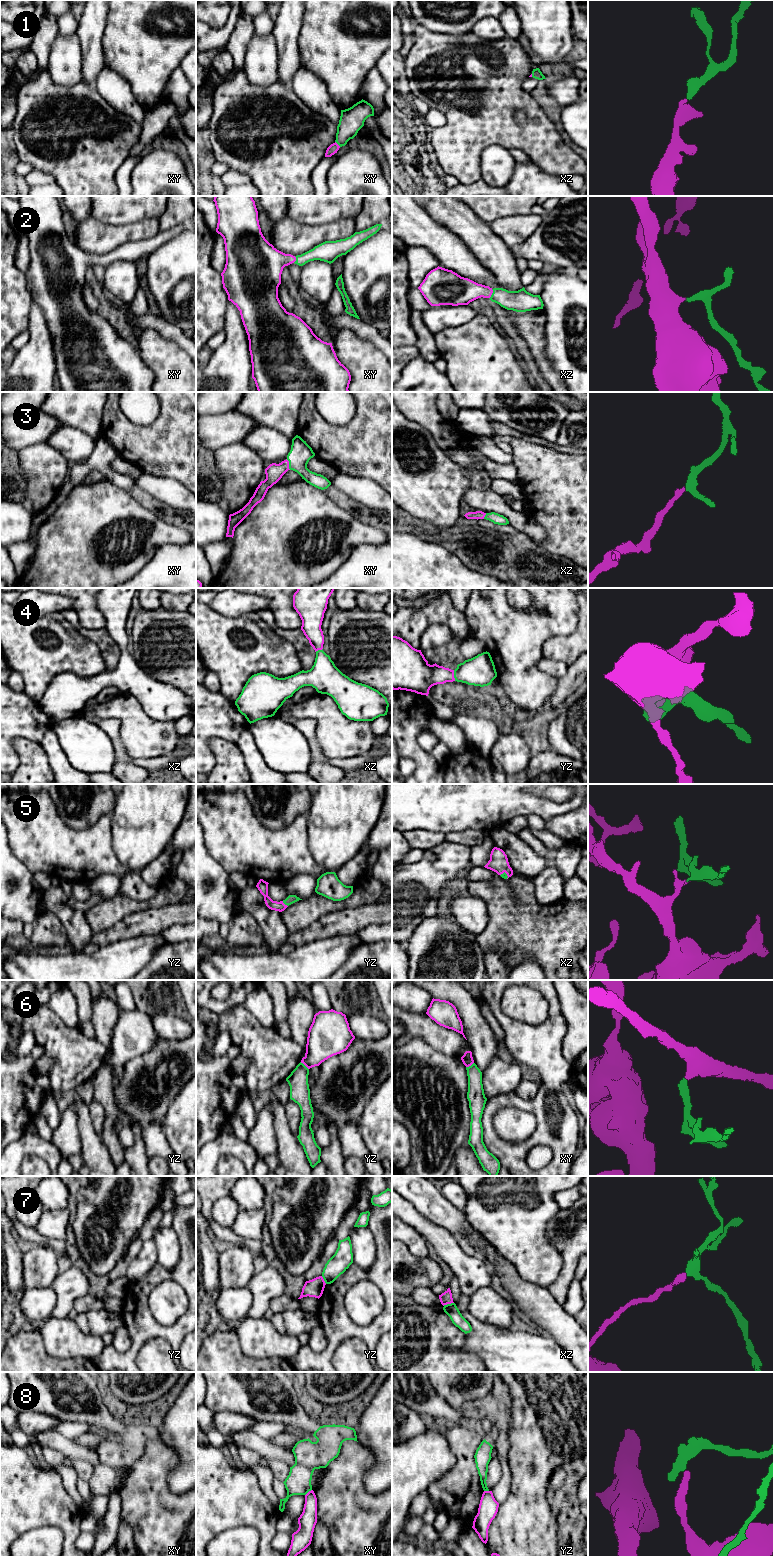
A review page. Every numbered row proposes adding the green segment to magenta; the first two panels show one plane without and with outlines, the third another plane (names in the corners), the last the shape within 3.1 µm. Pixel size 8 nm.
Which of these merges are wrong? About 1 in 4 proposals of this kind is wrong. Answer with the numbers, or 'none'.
6, 7, 8

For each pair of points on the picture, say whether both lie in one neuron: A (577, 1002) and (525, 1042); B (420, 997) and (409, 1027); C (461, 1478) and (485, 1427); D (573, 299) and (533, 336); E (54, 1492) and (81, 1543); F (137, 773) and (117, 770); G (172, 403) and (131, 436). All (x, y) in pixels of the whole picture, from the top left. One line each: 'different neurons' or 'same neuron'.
A: different neurons
B: different neurons
C: different neurons
D: different neurons
E: different neurons
F: same neuron
G: same neuron

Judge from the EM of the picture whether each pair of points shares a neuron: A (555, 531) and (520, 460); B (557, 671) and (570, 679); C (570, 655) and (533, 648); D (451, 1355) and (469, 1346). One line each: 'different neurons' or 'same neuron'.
A: same neuron
B: different neurons
C: different neurons
D: different neurons

